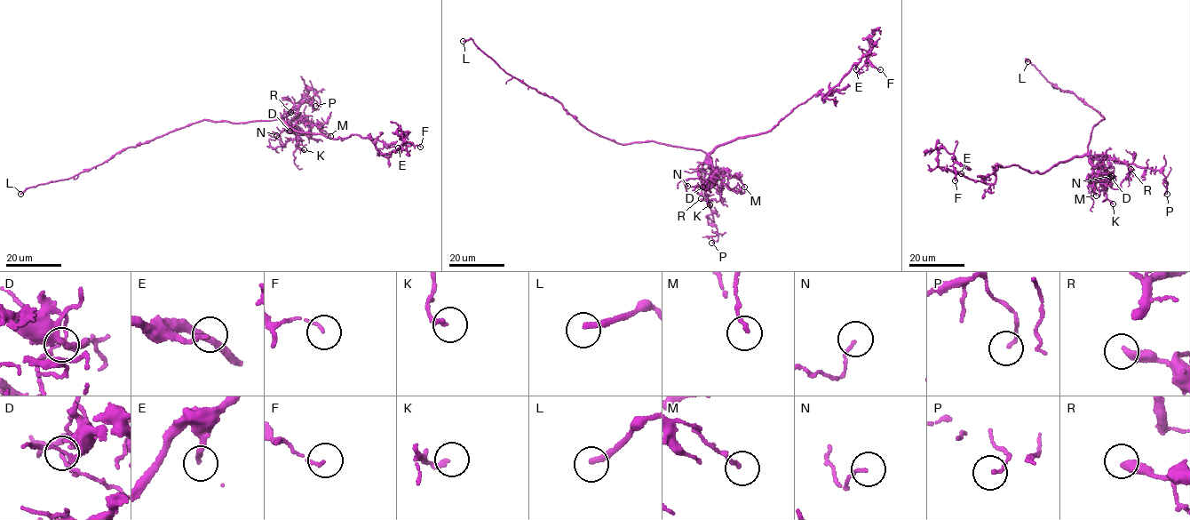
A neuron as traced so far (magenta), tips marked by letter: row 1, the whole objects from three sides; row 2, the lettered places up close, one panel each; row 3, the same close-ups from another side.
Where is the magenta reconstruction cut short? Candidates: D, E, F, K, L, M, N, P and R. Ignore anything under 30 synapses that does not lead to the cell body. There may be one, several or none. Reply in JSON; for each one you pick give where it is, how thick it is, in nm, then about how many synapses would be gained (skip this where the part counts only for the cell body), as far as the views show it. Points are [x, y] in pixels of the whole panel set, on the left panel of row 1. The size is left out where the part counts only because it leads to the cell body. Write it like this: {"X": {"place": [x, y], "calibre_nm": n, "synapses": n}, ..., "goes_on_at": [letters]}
{"L": {"place": [20, 194], "calibre_nm": 240}, "goes_on_at": ["L"]}

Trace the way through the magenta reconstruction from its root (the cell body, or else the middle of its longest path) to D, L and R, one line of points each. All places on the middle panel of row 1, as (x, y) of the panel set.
D: (708, 153), (714, 172), (711, 180), (714, 185), (708, 188), (702, 187)
L: (708, 153), (646, 140), (621, 144), (599, 136), (585, 128), (556, 100), (508, 74), (472, 39), (463, 41)
R: (708, 153), (721, 181), (721, 196), (718, 201), (701, 198)

